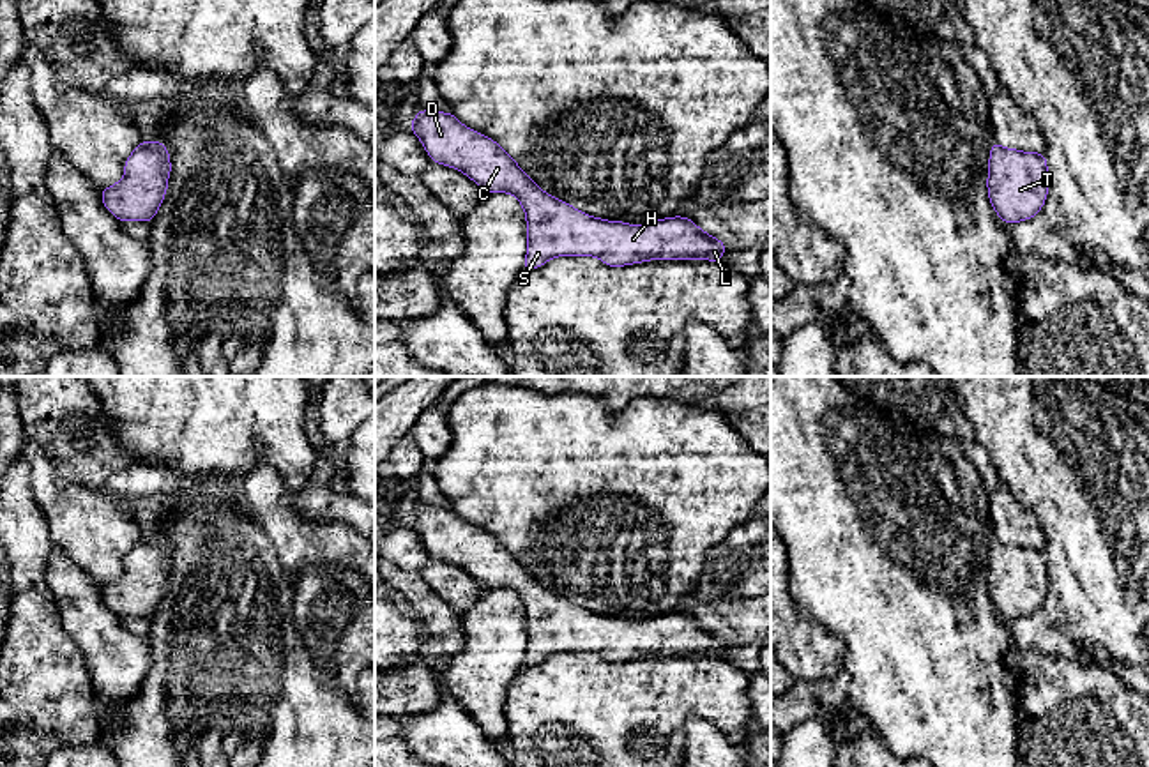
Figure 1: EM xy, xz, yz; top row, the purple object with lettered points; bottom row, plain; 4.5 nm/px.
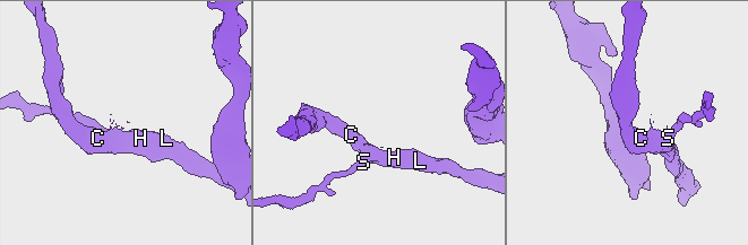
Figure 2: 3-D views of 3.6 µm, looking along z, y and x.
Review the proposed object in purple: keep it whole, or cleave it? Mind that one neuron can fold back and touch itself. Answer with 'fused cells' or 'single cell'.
single cell

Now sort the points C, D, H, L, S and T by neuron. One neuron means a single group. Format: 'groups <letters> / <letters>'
groups C D H L S T

